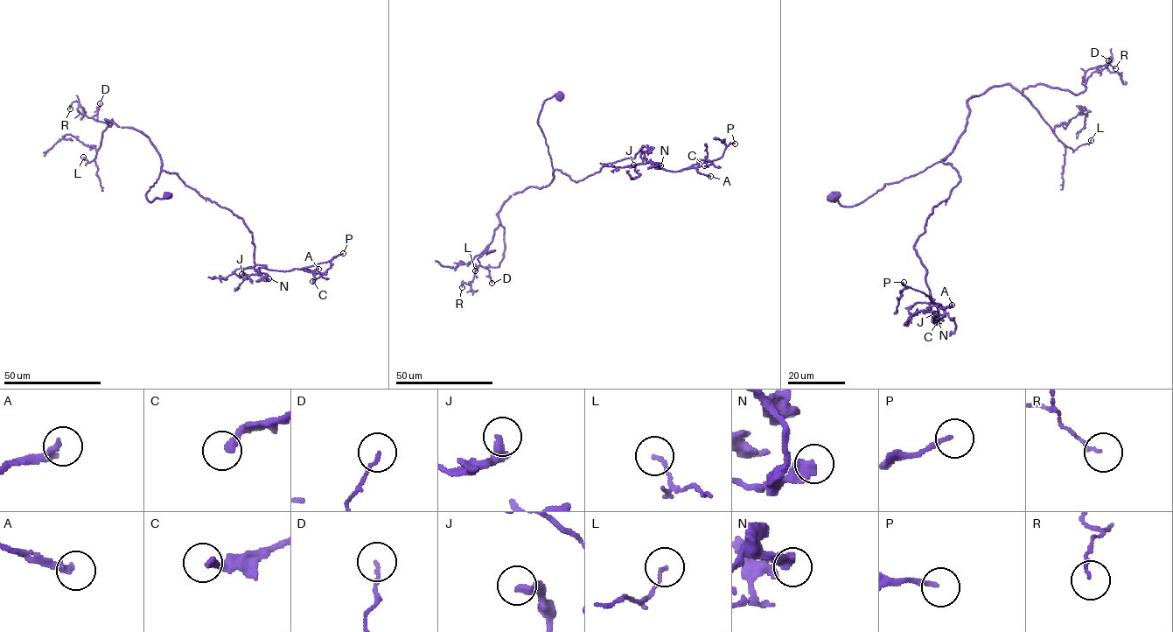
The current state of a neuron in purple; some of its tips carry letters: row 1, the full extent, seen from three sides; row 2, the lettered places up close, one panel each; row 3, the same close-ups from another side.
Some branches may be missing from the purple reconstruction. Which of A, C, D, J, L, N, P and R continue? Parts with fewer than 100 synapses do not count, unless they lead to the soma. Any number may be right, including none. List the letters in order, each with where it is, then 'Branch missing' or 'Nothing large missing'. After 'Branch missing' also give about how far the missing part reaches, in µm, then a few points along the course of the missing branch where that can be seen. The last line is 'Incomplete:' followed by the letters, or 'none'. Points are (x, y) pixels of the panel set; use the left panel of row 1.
A: Place: (318, 269). Branch missing. Missing length about 35 µm. Course of what is missing: (318, 269), (324, 273), (321, 276), (329, 282), (328, 288), (316, 304), (316, 301)
C: Place: (312, 281). Nothing large missing
D: Place: (100, 103). Nothing large missing
J: Place: (241, 274). Nothing large missing
L: Place: (83, 157). Nothing large missing
N: Place: (268, 278). Nothing large missing
P: Place: (343, 253). Nothing large missing
R: Place: (70, 108). Nothing large missing
Incomplete: A

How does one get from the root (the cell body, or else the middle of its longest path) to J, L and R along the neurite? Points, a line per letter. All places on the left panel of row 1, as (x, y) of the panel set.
J: (167, 196), (146, 196), (162, 170), (242, 220), (254, 265), (233, 273), (241, 274)
L: (167, 196), (147, 199), (162, 160), (138, 130), (106, 120), (94, 158), (86, 164), (83, 157)
R: (167, 196), (146, 196), (162, 171), (148, 136), (87, 117), (76, 101), (70, 108)

